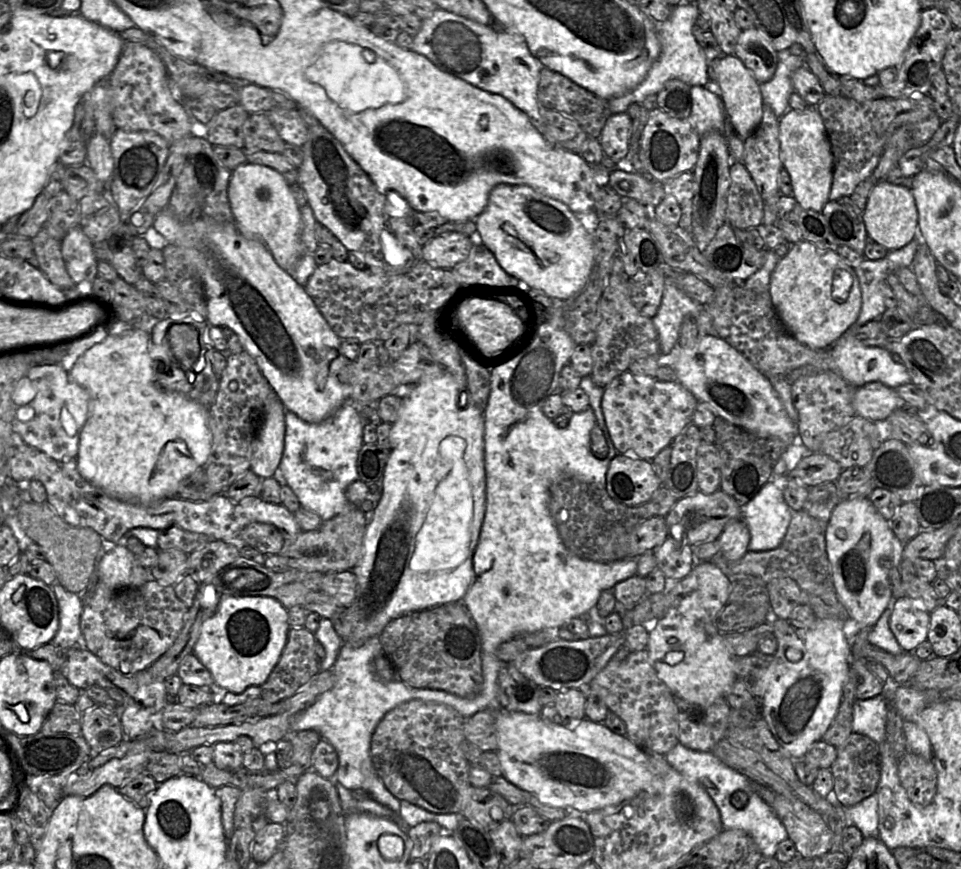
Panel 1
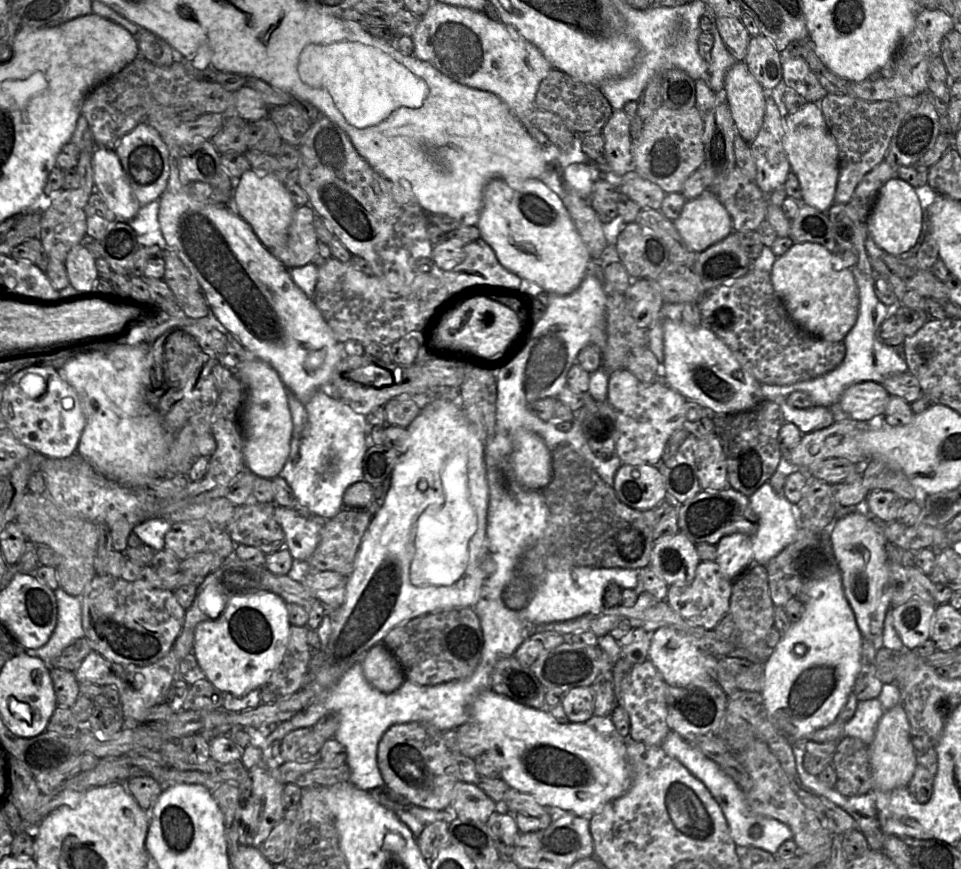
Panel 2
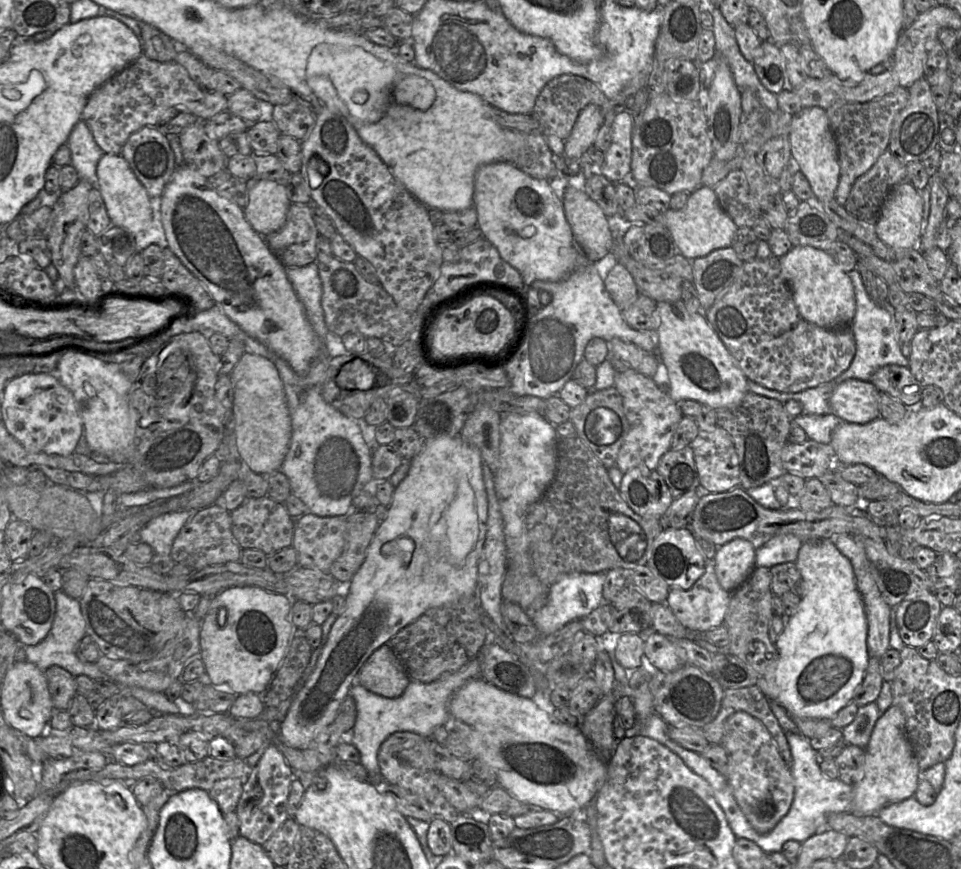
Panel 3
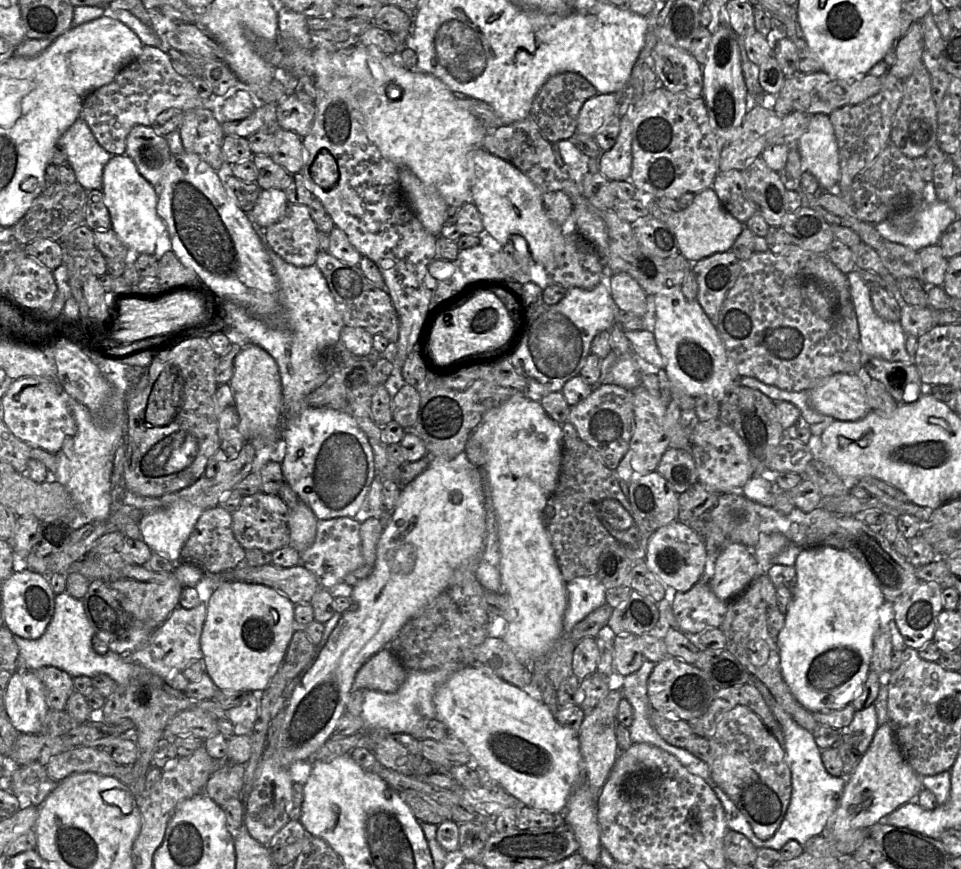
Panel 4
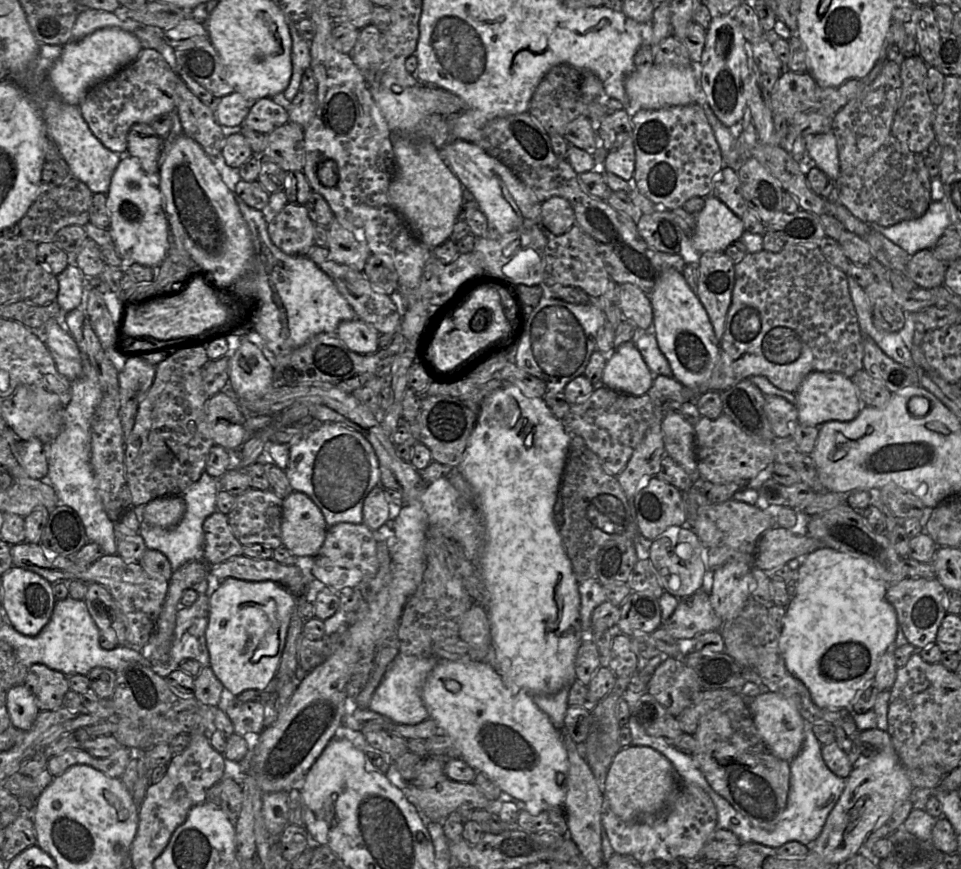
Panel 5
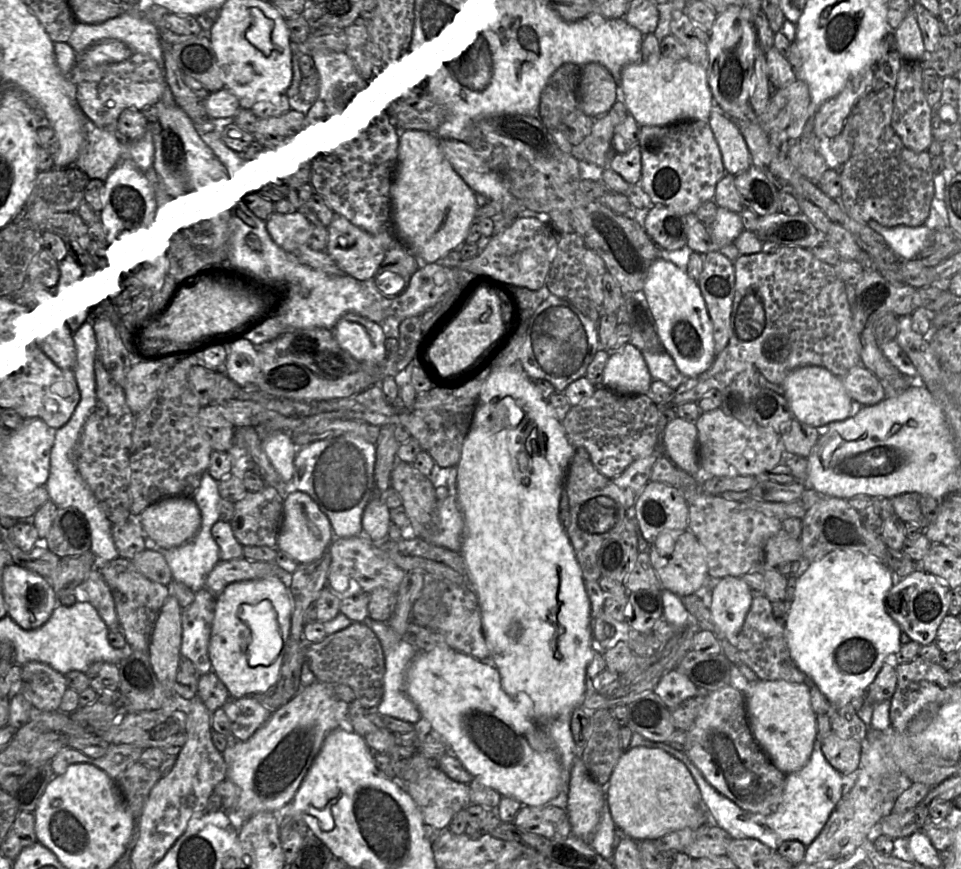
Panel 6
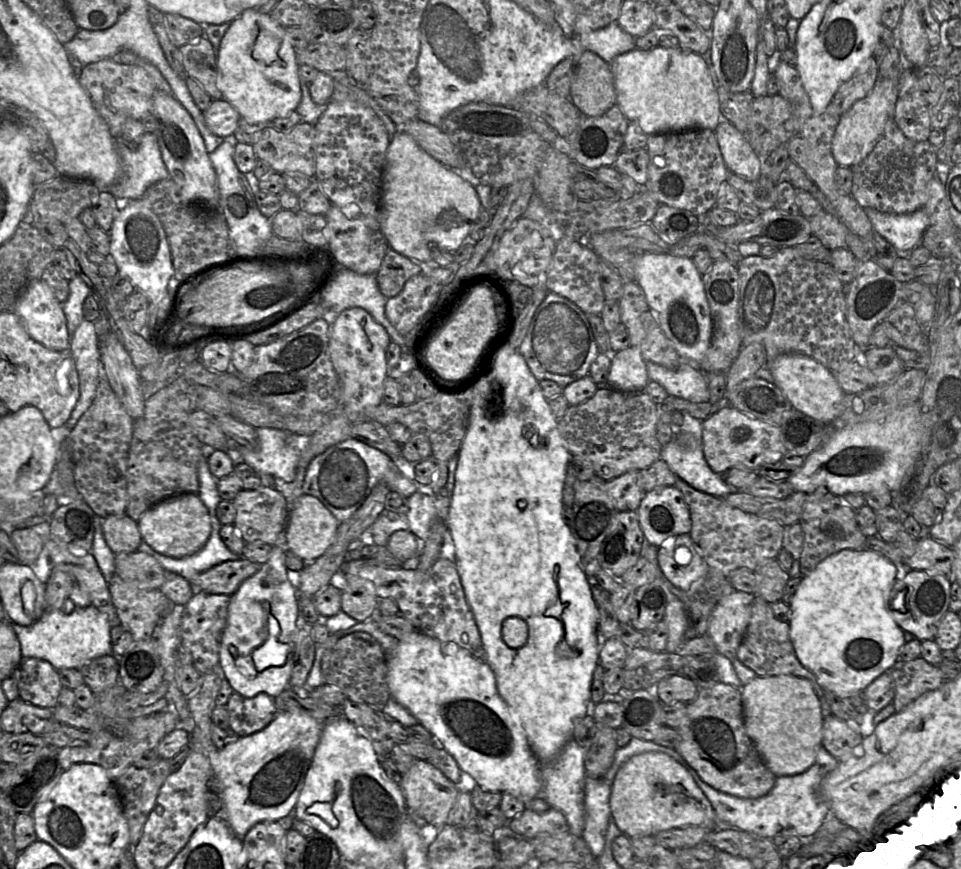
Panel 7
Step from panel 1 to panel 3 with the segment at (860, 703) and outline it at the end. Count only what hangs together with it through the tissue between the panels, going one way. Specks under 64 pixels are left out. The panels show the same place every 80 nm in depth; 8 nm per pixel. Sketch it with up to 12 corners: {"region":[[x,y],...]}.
{"region":[[876,702],[858,707],[842,729],[847,744],[867,748],[879,718]]}

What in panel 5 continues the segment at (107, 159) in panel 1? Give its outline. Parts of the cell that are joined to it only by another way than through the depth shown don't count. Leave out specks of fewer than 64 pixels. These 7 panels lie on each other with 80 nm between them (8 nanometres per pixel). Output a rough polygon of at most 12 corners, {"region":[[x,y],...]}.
{"region":[[125,154],[106,193],[125,265],[169,253],[161,191]]}

